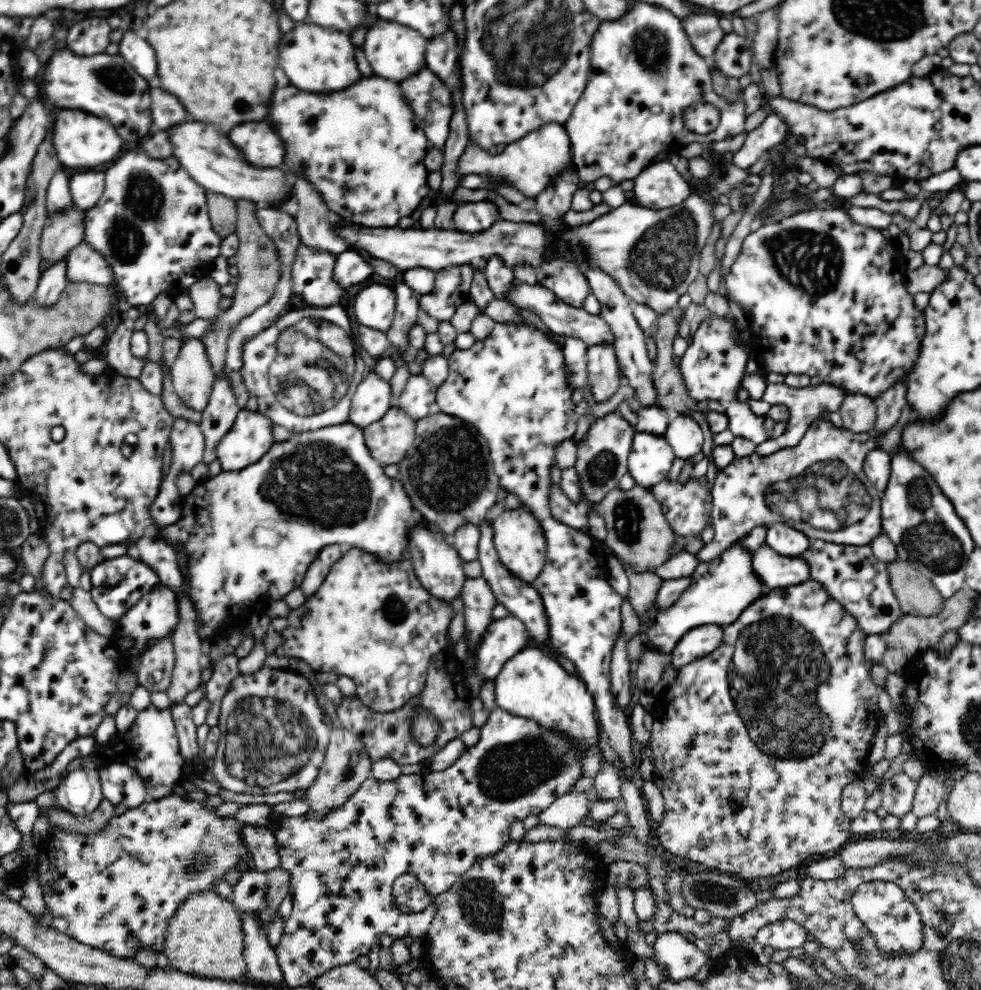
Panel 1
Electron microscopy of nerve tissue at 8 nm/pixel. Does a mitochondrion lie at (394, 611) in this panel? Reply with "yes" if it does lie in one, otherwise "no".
yes

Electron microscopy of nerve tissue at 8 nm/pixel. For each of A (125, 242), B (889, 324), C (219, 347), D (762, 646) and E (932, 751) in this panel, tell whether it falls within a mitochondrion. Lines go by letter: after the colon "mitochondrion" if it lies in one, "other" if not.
A: mitochondrion
B: other
C: other
D: mitochondrion
E: other

